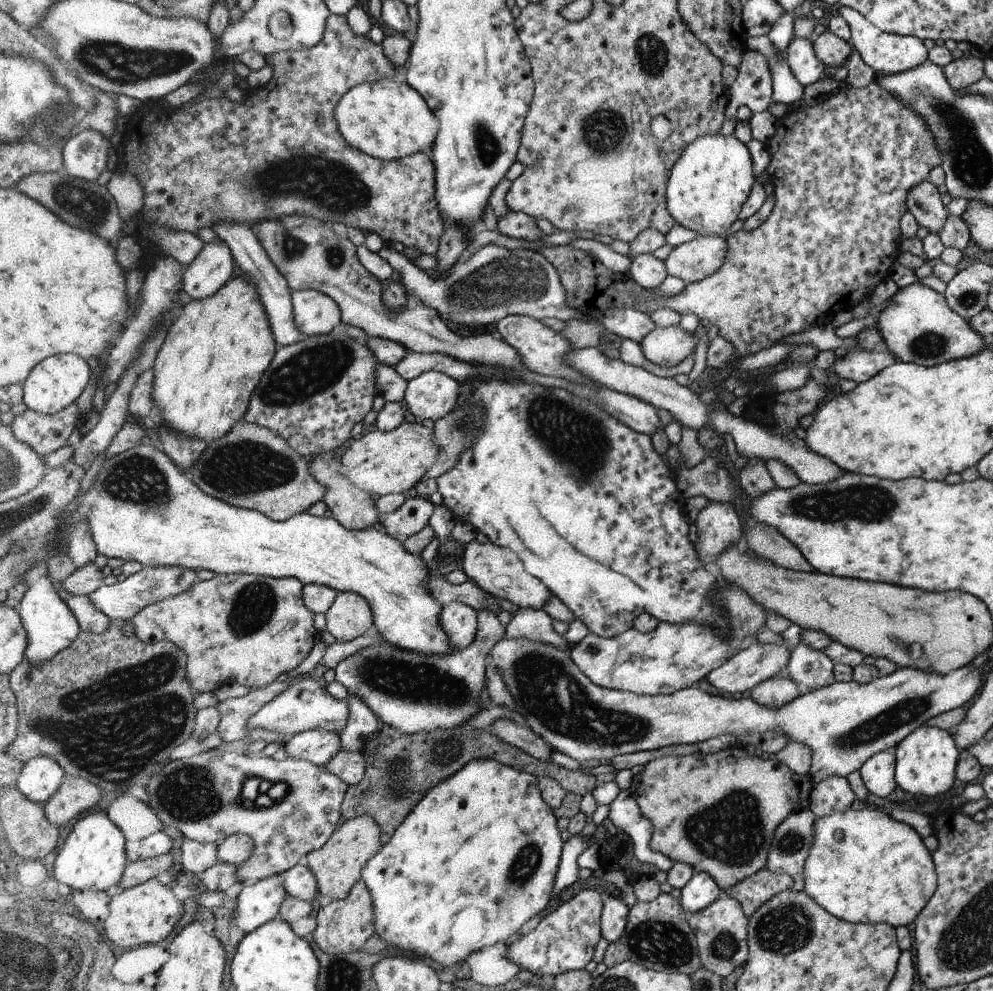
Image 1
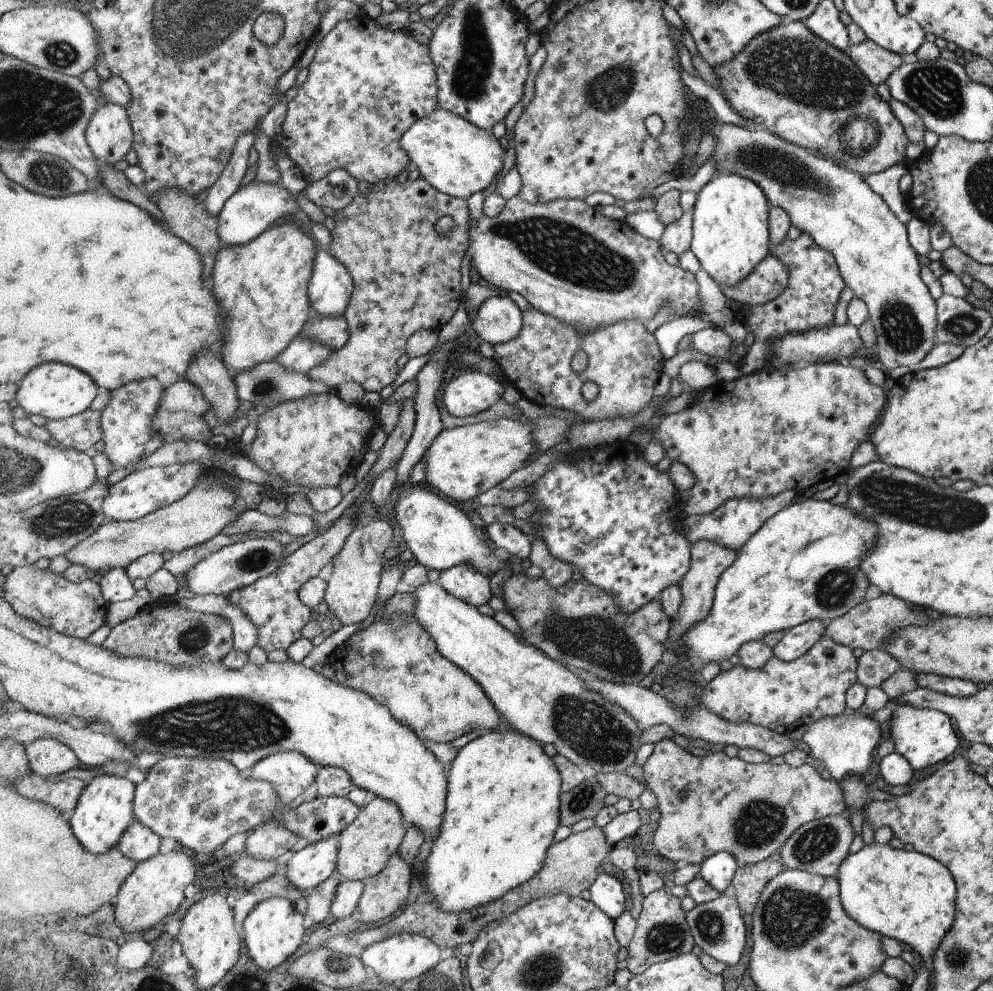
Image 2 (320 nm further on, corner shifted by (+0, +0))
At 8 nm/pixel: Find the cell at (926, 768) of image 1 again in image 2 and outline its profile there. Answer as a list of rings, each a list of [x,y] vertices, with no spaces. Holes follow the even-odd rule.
[[[896,703],[890,721],[890,736],[895,751],[908,760],[914,770],[924,770],[928,766],[948,760],[958,748],[958,734],[945,712],[936,709],[918,708],[908,703]]]

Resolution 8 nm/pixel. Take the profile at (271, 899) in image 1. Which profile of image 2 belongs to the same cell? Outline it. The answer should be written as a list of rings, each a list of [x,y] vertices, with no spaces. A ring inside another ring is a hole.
[[[340,834],[319,840],[315,843],[301,844],[297,852],[286,863],[284,876],[291,882],[291,887],[302,888],[310,891],[322,884],[336,871],[336,863],[339,855]]]

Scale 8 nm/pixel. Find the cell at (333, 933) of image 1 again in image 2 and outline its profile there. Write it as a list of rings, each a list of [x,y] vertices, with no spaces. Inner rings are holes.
[[[399,854],[390,858],[384,871],[365,881],[357,910],[366,924],[376,924],[402,908],[410,894],[413,870]]]

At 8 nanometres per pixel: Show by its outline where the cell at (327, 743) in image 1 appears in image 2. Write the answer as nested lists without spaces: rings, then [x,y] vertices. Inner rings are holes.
[[[282,751],[267,756],[251,769],[252,780],[269,782],[284,806],[294,800],[317,780],[318,767],[298,751]]]

